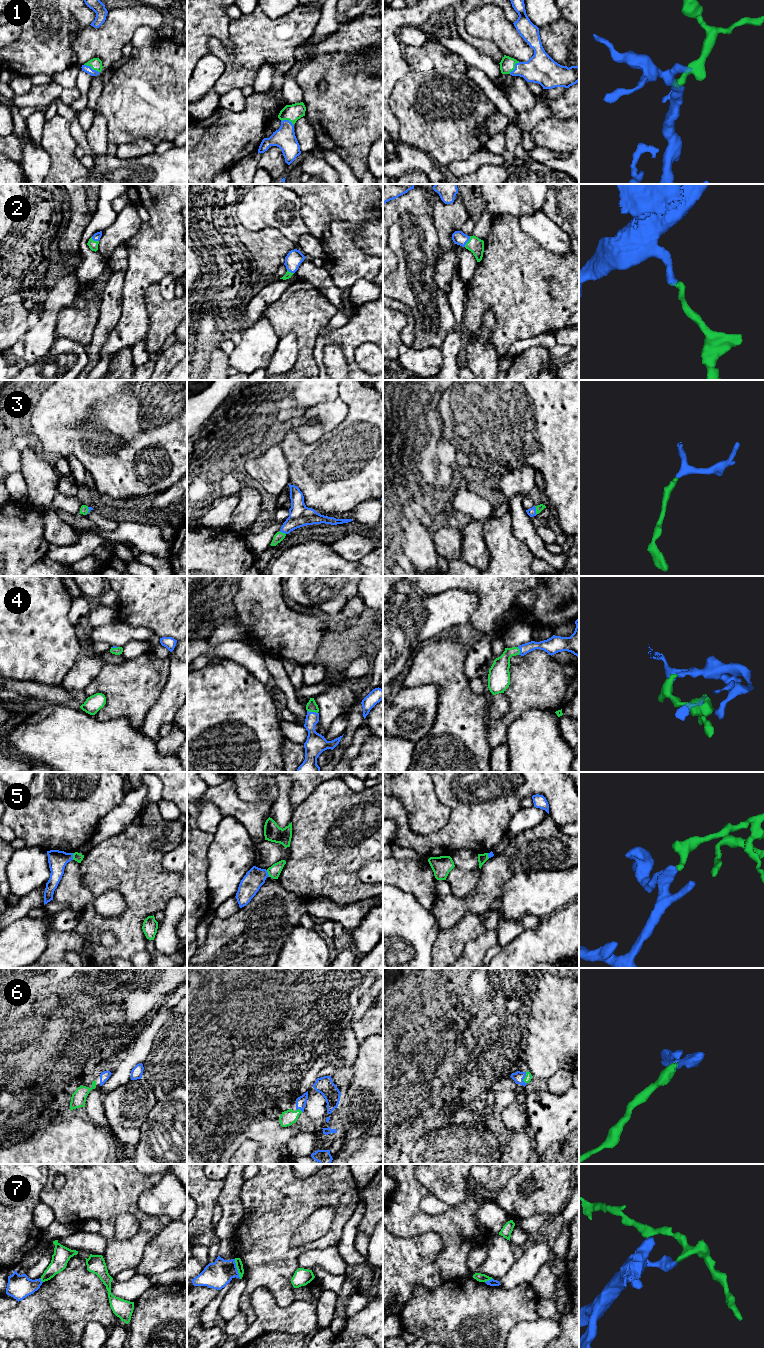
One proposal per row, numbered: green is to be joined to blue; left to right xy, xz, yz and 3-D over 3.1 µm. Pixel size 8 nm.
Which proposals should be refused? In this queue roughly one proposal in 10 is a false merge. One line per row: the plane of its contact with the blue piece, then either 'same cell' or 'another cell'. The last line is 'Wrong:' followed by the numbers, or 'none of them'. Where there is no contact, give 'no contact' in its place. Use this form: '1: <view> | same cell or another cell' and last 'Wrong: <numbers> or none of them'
1: xy | same cell
2: yz | same cell
3: yz | same cell
4: xz | same cell
5: xy | another cell
6: yz | same cell
7: xz | another cell
Wrong: 5, 7

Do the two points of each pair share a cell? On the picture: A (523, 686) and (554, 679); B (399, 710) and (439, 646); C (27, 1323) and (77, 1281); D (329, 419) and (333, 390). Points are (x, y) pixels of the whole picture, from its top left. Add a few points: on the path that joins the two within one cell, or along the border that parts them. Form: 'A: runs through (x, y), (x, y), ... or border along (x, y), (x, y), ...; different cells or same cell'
A: runs through (531, 686), (535, 683), (546, 683); same cell
B: border along (404, 687), (434, 684), (437, 690); different cells
C: runs through (39, 1317), (65, 1293); same cell
D: border along (337, 396), (309, 406); different cells

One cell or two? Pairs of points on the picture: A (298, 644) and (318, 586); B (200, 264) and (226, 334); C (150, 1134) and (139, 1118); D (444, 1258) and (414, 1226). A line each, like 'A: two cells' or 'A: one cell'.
A: two cells
B: one cell
C: two cells
D: one cell

